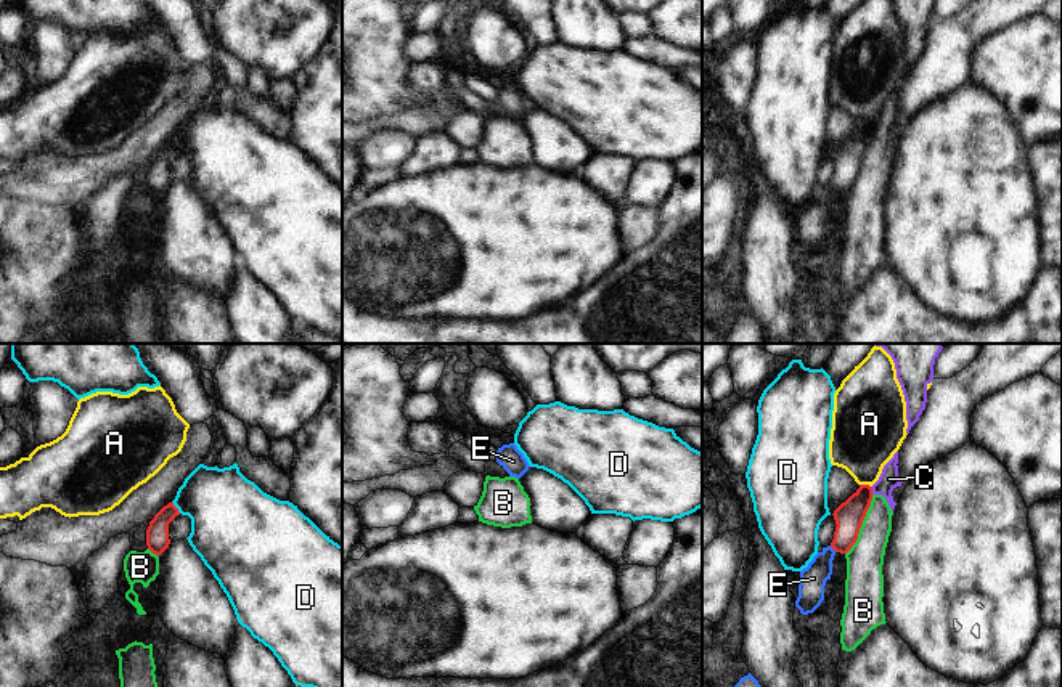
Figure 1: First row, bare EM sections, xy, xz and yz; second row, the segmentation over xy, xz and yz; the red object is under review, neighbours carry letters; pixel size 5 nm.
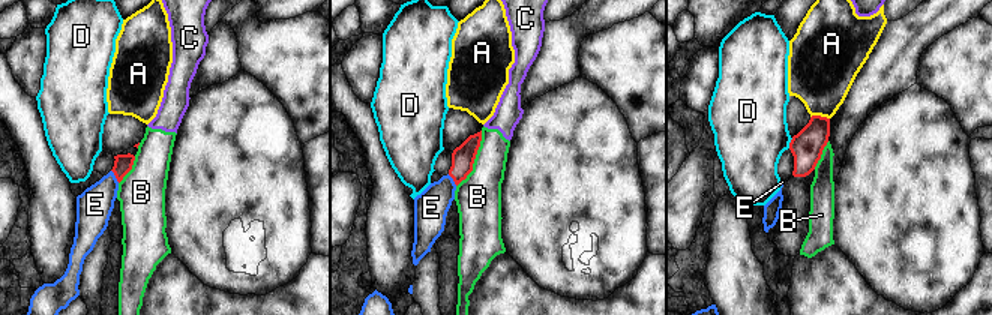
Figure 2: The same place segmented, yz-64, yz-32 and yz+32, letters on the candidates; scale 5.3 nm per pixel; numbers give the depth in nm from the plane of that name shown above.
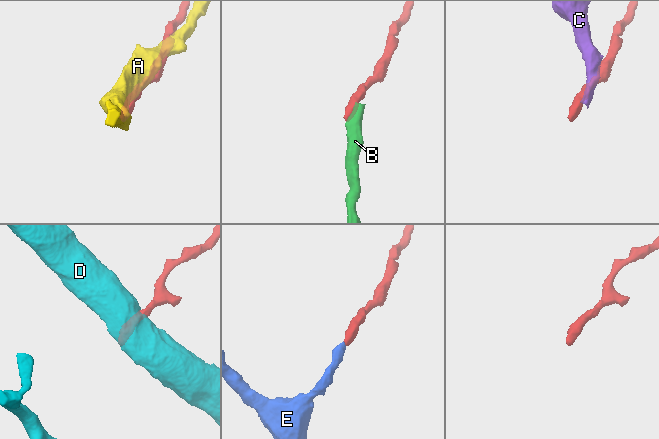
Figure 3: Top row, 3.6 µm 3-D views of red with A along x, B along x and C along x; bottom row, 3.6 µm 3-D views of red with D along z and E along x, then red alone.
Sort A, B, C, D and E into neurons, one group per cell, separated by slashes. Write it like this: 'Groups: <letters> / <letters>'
Groups: A / B C / D / E.

